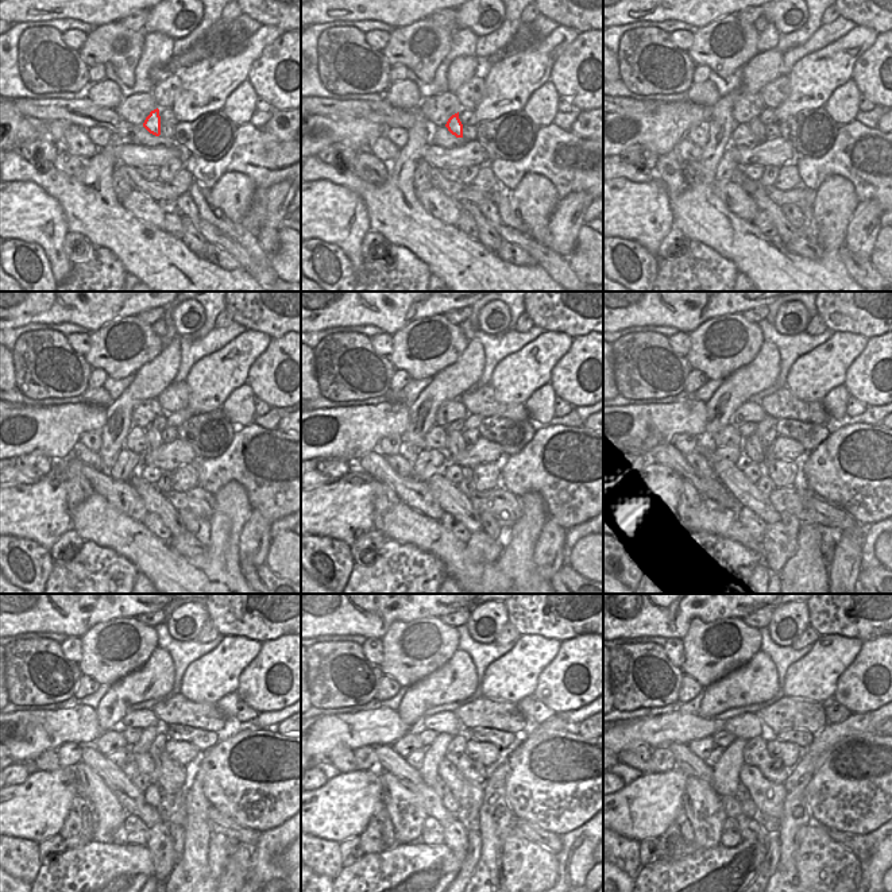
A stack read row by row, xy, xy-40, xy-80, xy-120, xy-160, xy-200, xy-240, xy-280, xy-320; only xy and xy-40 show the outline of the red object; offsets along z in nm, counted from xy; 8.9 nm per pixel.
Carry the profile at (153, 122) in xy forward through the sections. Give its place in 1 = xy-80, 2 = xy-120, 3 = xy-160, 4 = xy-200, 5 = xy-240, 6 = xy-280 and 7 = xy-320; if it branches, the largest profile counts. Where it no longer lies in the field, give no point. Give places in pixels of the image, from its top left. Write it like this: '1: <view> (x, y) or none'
1: xy-80 (757, 128)
2: xy-120 (153, 435)
3: xy-160 (455, 444)
4: xy-200 (753, 447)
5: xy-240 (145, 764)
6: xy-280 (468, 794)
7: xy-320 (768, 796)

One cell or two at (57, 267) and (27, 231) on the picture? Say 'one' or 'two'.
one

